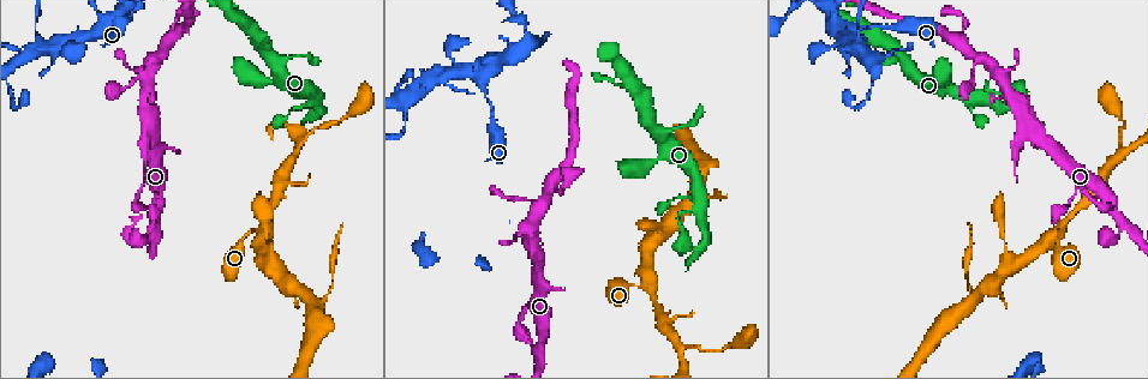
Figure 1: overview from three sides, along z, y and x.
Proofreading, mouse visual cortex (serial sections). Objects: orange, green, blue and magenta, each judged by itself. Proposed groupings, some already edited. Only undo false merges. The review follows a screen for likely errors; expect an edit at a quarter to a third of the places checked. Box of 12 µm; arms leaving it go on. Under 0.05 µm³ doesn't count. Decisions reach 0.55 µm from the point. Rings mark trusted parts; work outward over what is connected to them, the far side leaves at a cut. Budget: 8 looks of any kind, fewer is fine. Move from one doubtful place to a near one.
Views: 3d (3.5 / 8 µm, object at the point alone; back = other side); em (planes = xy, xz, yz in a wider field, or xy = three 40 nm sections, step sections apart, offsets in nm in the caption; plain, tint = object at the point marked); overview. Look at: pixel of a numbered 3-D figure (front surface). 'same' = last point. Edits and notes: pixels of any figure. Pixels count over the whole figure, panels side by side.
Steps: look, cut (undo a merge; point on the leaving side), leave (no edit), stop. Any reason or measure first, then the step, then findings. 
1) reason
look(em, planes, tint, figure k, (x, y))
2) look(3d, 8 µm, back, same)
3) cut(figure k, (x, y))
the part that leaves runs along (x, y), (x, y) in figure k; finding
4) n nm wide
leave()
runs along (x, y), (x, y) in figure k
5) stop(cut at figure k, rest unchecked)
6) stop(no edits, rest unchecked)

look(3d, 3.5 µm, figure 1, (290, 59))

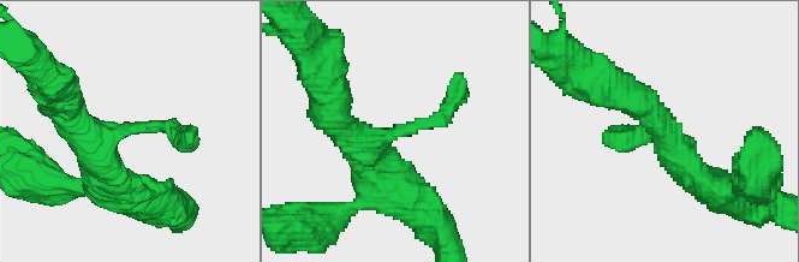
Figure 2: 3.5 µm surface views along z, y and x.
need the tissue
look(em, xy, step 5, tint, figure 2, (121, 128))

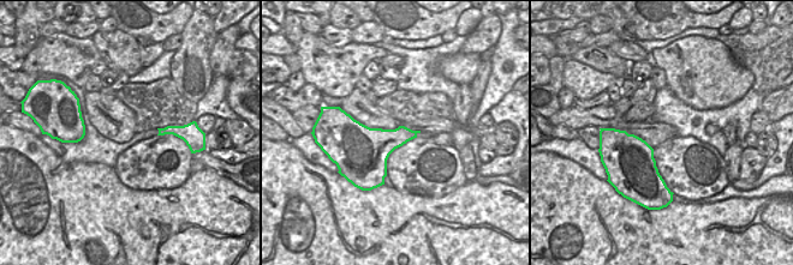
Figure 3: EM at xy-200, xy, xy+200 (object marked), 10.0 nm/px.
leave()
runs along (380, 172), (364, 148), (439, 119), (453, 99) in figure 2; continuous, no second cell

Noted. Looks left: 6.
abrupt turn
look(3d, 3.5 µm, figure 1, (154, 63))

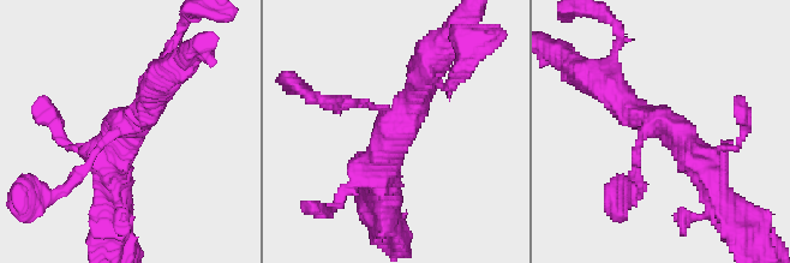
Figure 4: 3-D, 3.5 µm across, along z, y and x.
3 arms; arms of 150, 400, 400 nm; need the tissue
look(em, xy, step 2, tint, figure 4, (391, 115))

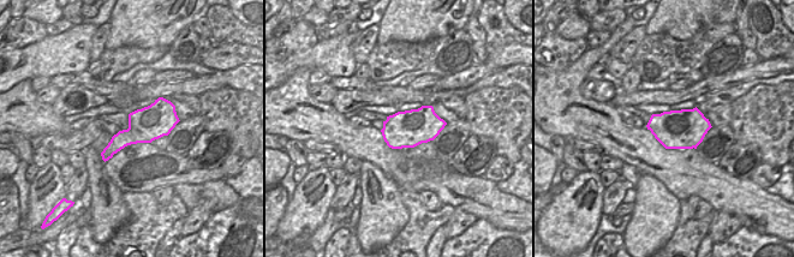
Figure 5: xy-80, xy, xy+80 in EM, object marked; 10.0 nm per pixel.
leave()
one cell here

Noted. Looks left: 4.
four or more arms meet
look(3d, 3.5 µm, figure 1, (96, 29))

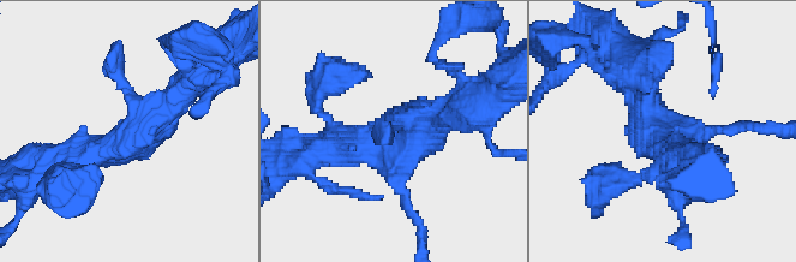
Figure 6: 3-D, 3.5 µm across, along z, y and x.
4 arms; arms of 150, 250, 400, 400 nm
look(em, xy, step 5, tint, figure 6, (393, 153))

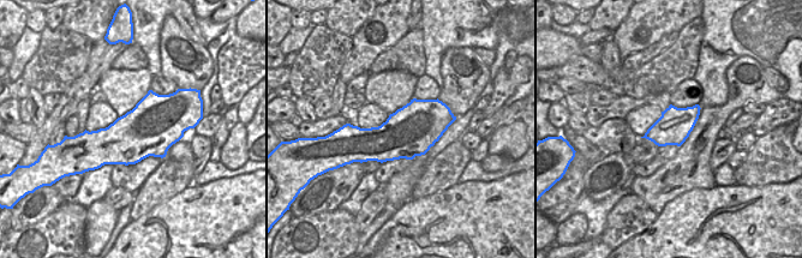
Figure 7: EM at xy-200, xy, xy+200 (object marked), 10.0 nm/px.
leave()
runs along (418, 224), (388, 147), (322, 153) in figure 6; one cell here

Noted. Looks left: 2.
stop(no edits, rest unchecked)

